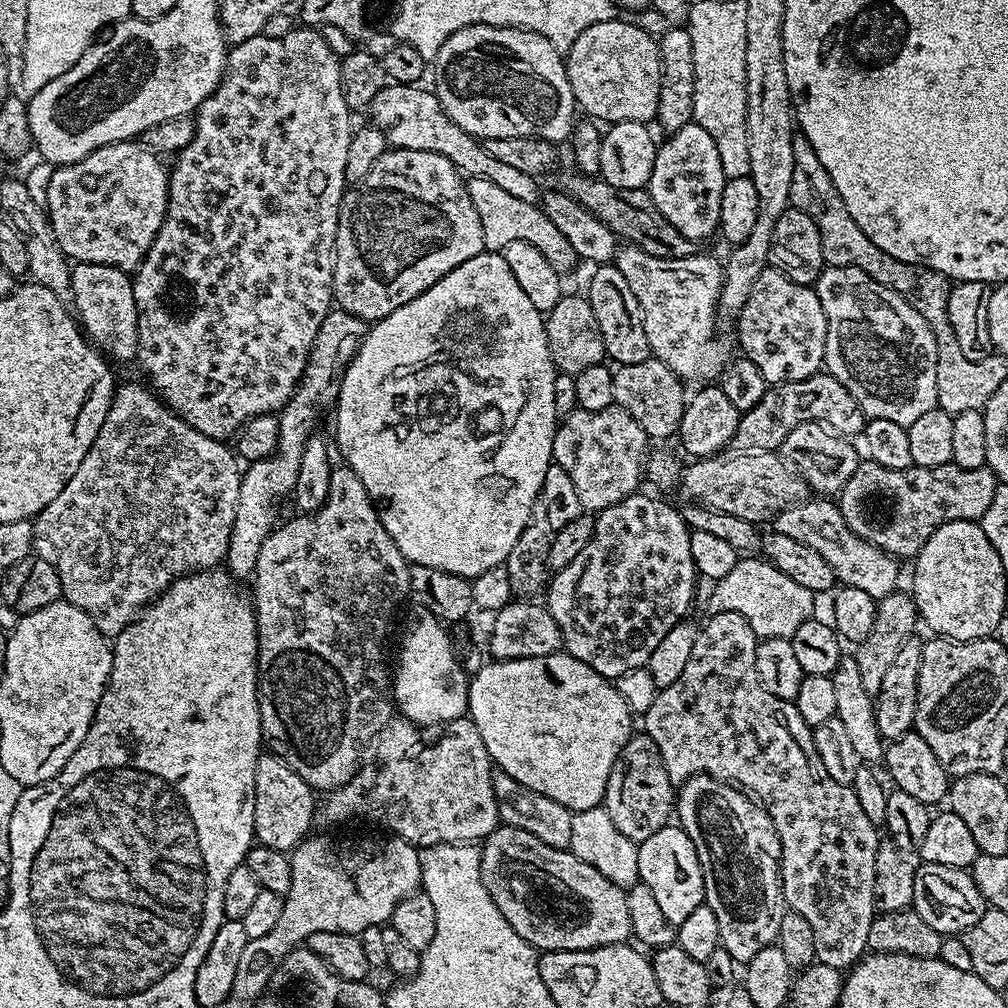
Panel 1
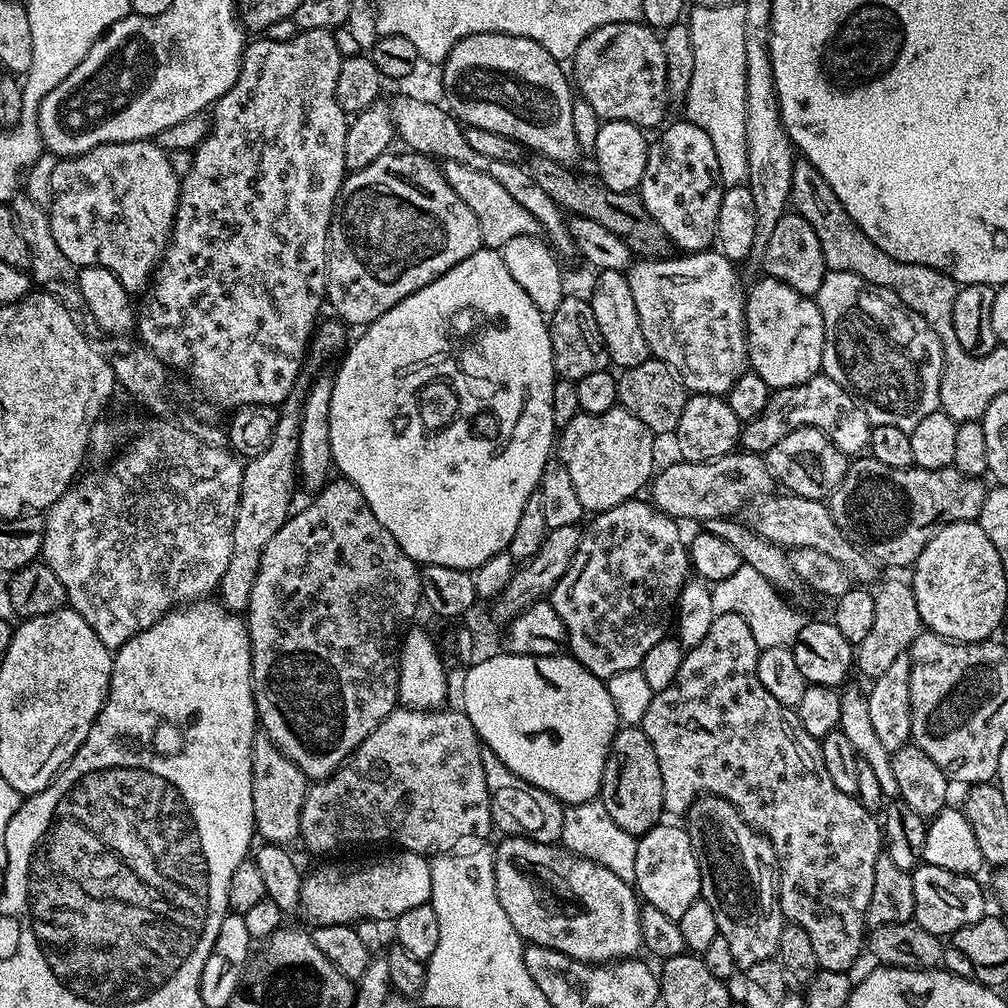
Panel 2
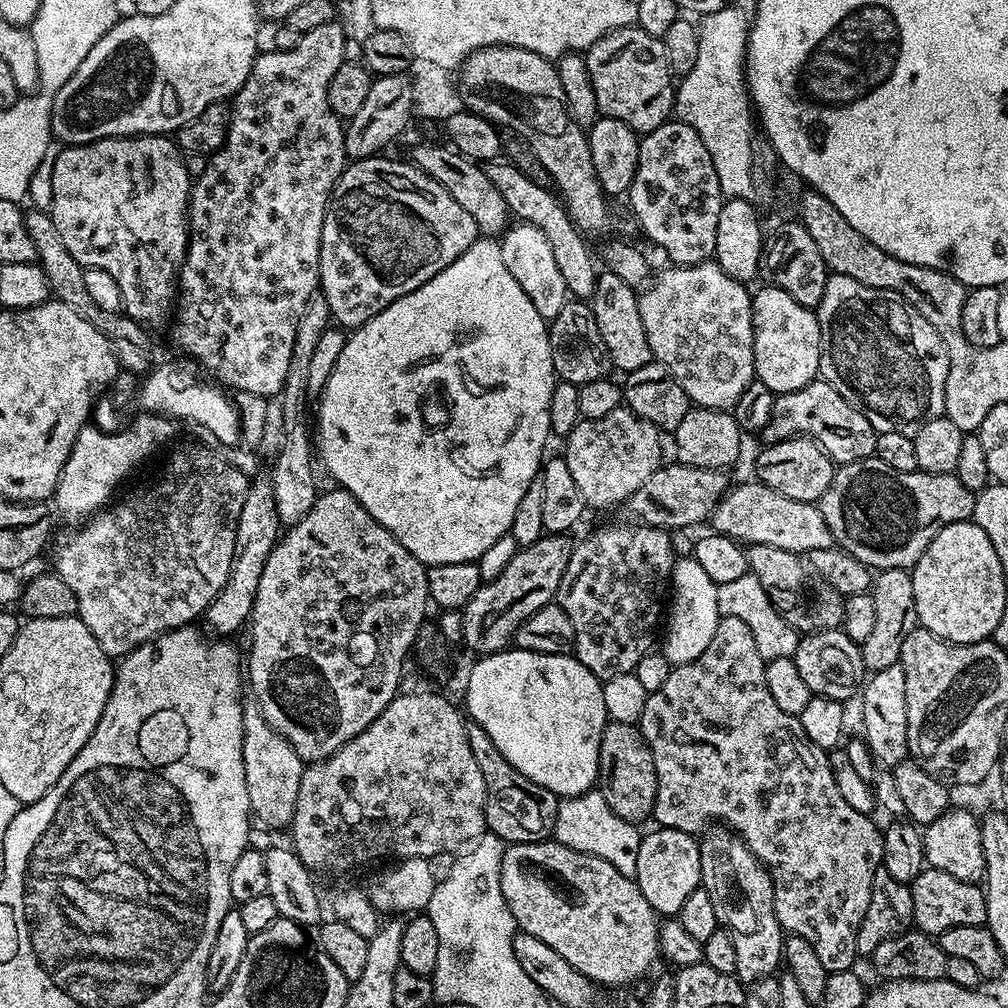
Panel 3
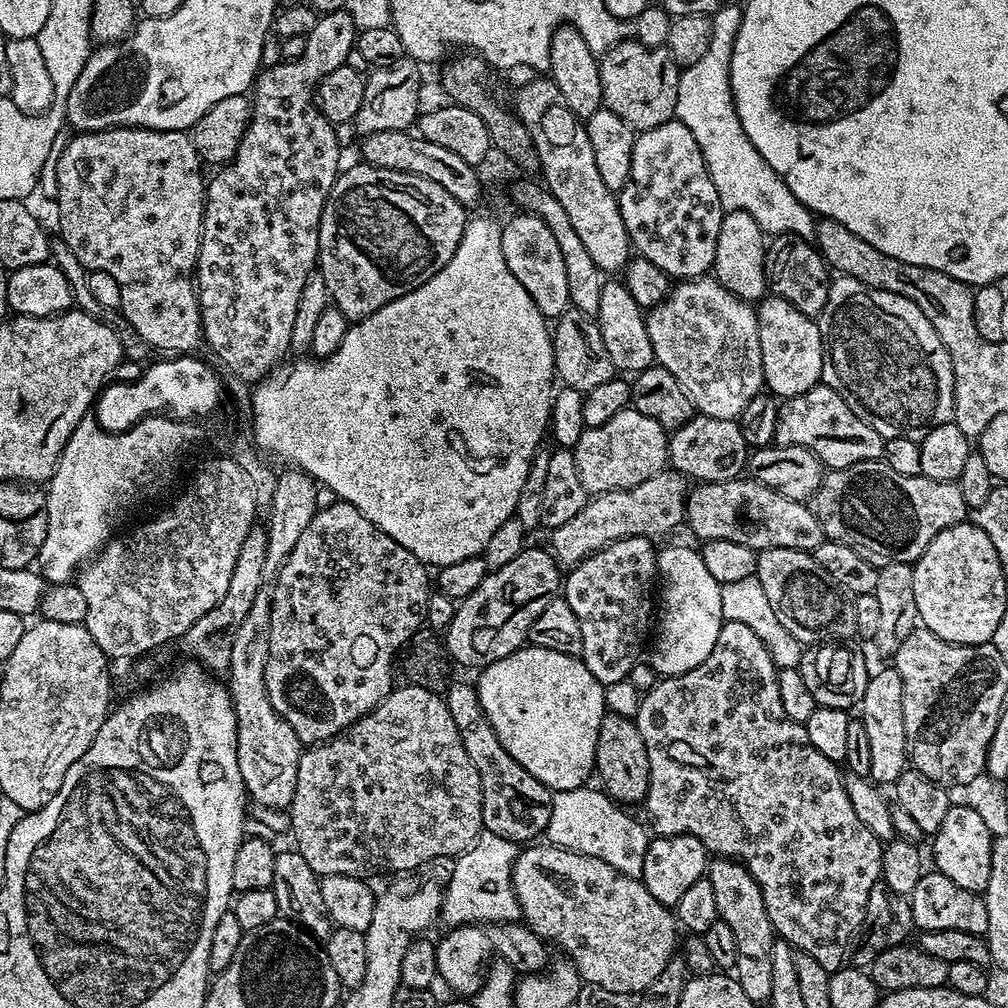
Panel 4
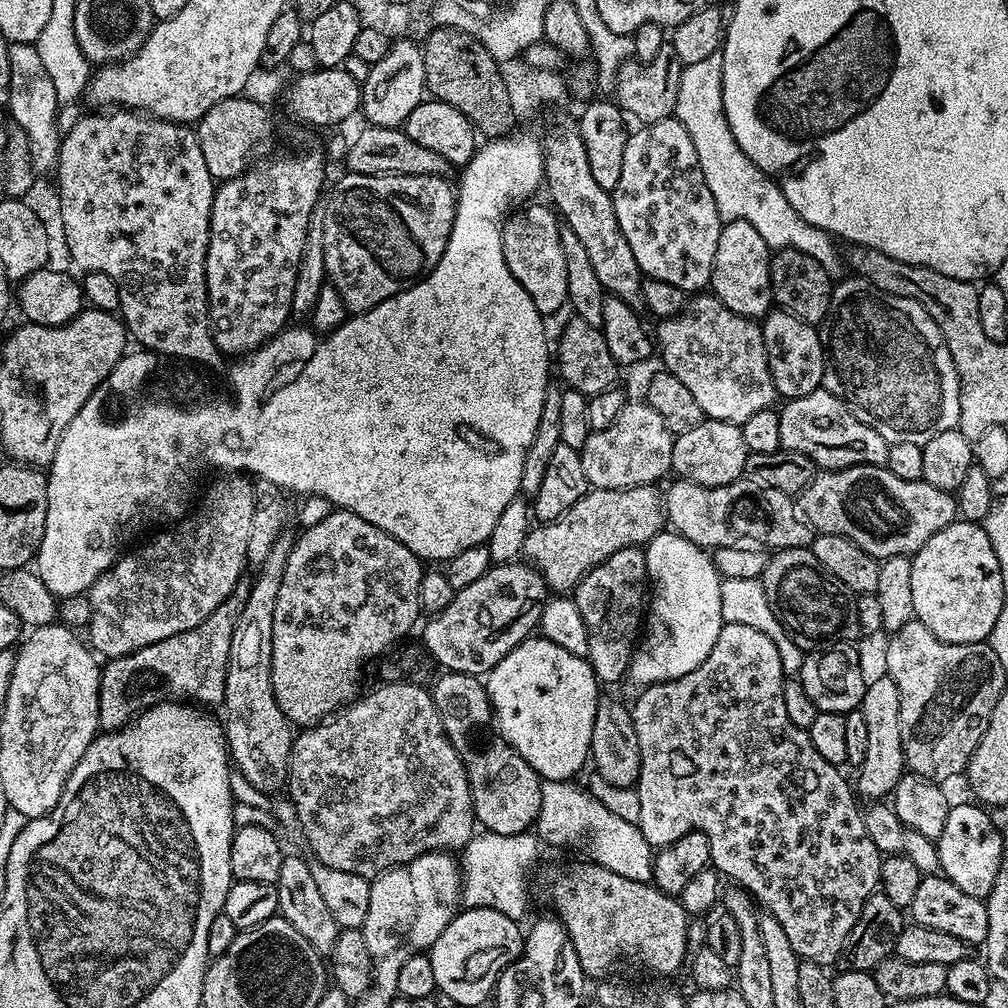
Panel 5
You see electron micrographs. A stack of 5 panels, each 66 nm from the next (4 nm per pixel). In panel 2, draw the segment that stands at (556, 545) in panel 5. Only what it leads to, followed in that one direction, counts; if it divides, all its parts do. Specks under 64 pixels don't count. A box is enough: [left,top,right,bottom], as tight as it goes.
[650,450,774,522]

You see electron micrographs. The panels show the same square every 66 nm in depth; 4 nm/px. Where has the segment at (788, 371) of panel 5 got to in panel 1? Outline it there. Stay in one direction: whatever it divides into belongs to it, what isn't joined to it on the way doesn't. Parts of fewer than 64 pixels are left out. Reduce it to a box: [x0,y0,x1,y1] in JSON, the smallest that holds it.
[735,267,828,386]

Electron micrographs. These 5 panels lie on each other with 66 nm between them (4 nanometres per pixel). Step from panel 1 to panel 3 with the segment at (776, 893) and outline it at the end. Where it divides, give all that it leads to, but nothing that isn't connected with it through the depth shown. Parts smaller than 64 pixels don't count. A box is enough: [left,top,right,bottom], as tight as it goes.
[699,826,785,986]

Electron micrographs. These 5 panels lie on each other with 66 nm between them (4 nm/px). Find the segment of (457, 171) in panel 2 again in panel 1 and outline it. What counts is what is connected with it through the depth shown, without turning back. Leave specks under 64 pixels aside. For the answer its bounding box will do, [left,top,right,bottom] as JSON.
[467,177,578,274]

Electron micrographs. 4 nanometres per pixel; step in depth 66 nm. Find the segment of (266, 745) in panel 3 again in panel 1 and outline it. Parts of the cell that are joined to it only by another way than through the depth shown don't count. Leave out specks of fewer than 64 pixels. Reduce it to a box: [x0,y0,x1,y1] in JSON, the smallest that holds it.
[254,754,318,853]

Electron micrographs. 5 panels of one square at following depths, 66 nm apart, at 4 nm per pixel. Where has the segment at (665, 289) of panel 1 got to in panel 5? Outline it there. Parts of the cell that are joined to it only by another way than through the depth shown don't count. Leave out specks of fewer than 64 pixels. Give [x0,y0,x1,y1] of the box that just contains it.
[654,294,777,425]

